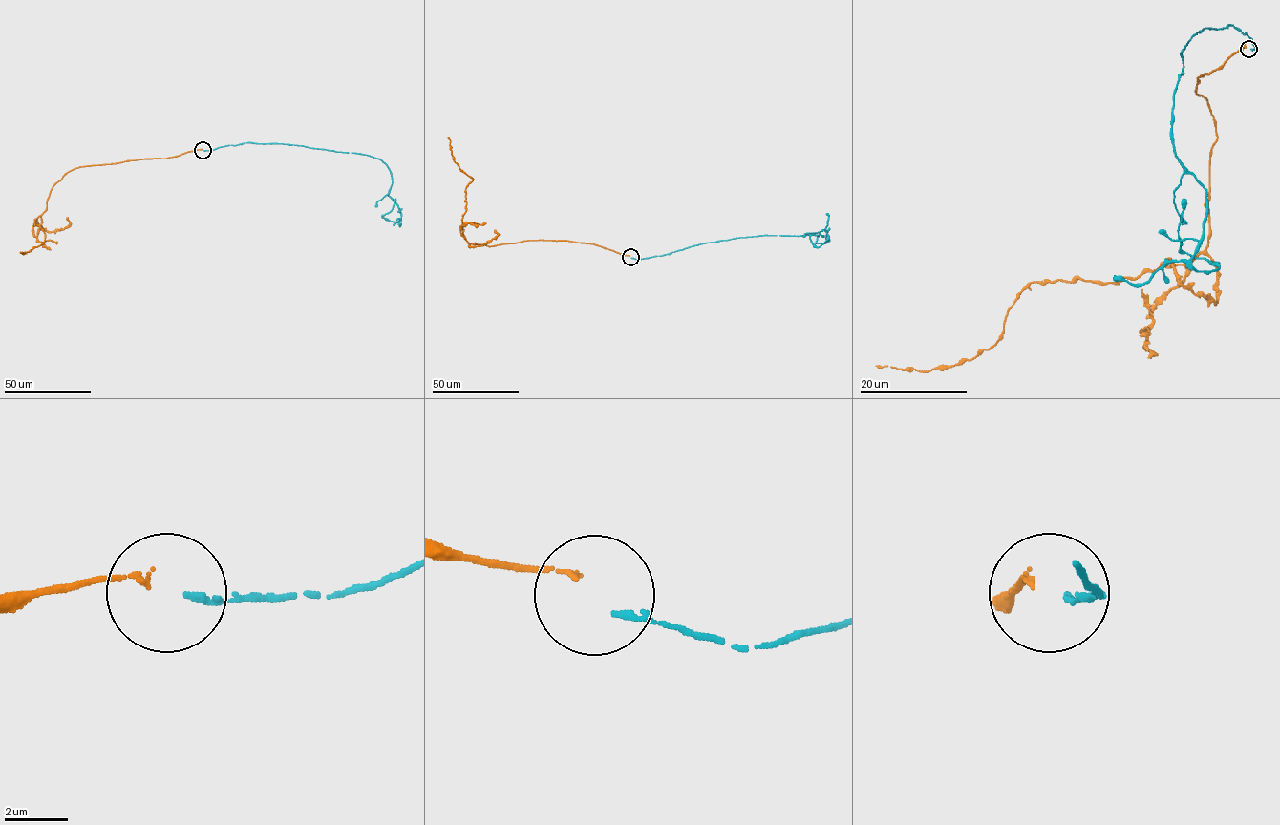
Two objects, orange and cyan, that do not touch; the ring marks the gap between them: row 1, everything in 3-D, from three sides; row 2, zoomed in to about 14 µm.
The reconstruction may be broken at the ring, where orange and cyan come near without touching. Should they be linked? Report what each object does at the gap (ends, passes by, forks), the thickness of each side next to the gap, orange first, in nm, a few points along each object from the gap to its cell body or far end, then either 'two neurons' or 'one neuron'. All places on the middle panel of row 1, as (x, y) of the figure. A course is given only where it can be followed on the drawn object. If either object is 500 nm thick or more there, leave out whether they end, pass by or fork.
orange ends; cyan ends; calibres 120 and 200 nm; course orange (629, 256), (566, 241), (470, 243), (463, 234), (462, 215), (465, 187), (473, 178), (455, 161), (447, 137); course cyan (630, 258), (664, 255), (739, 237), (819, 232), (817, 243), (828, 241), (817, 247), (810, 236), (823, 236); two neurons

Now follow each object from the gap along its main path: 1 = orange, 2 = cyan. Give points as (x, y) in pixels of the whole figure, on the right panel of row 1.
1: (1246, 48), (1197, 78), (1217, 139), (1196, 257), (1115, 282), (1033, 282), (971, 359), (876, 366)
2: (1251, 49), (1232, 25), (1181, 52), (1174, 156), (1206, 190), (1192, 264), (1213, 271), (1181, 250), (1185, 199)

